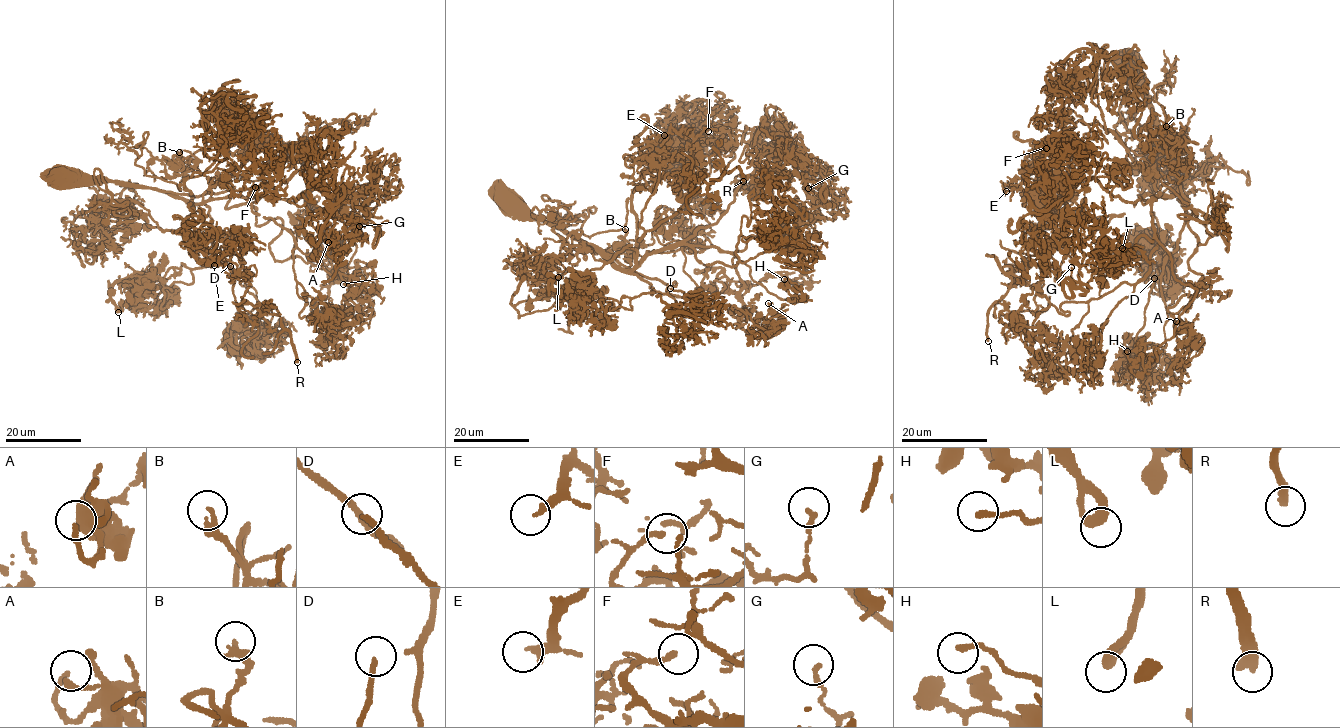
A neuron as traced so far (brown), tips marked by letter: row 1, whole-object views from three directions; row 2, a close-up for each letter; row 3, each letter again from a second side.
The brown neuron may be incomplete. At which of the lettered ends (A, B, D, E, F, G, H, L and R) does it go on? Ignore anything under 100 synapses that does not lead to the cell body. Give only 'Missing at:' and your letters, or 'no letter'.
Missing at: no letter

